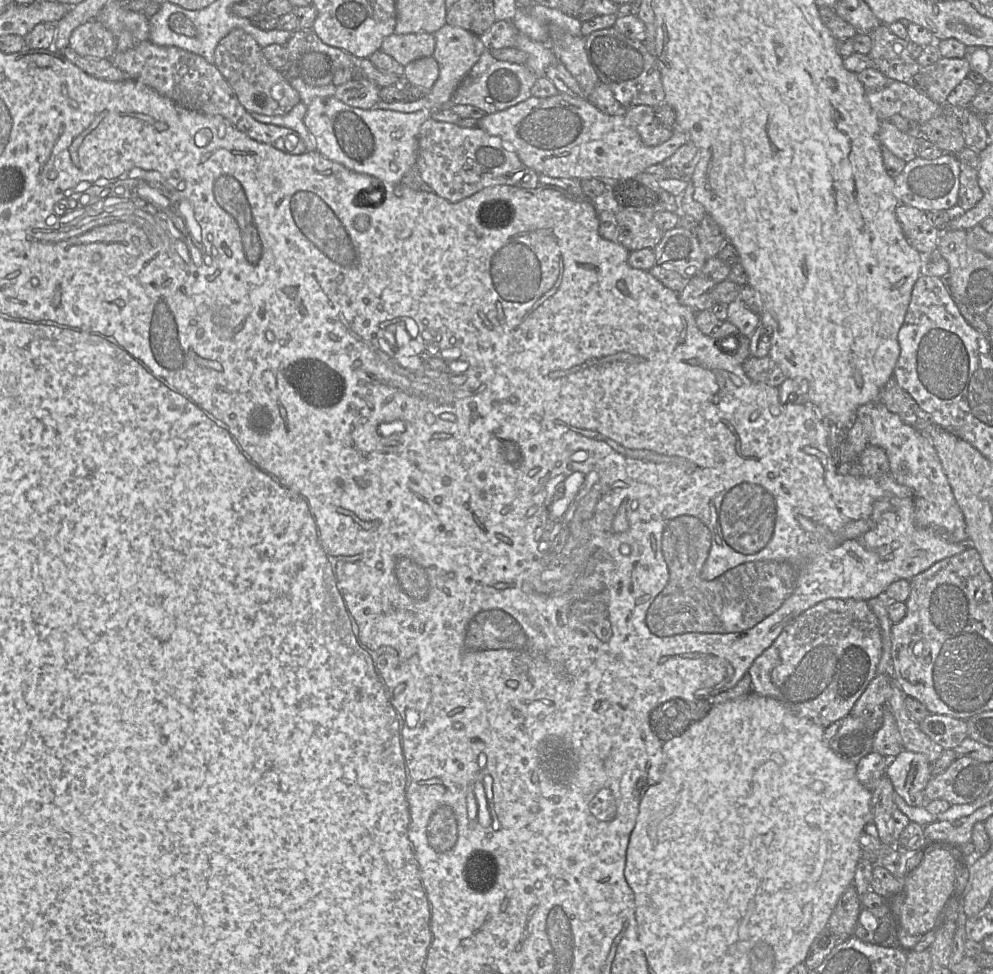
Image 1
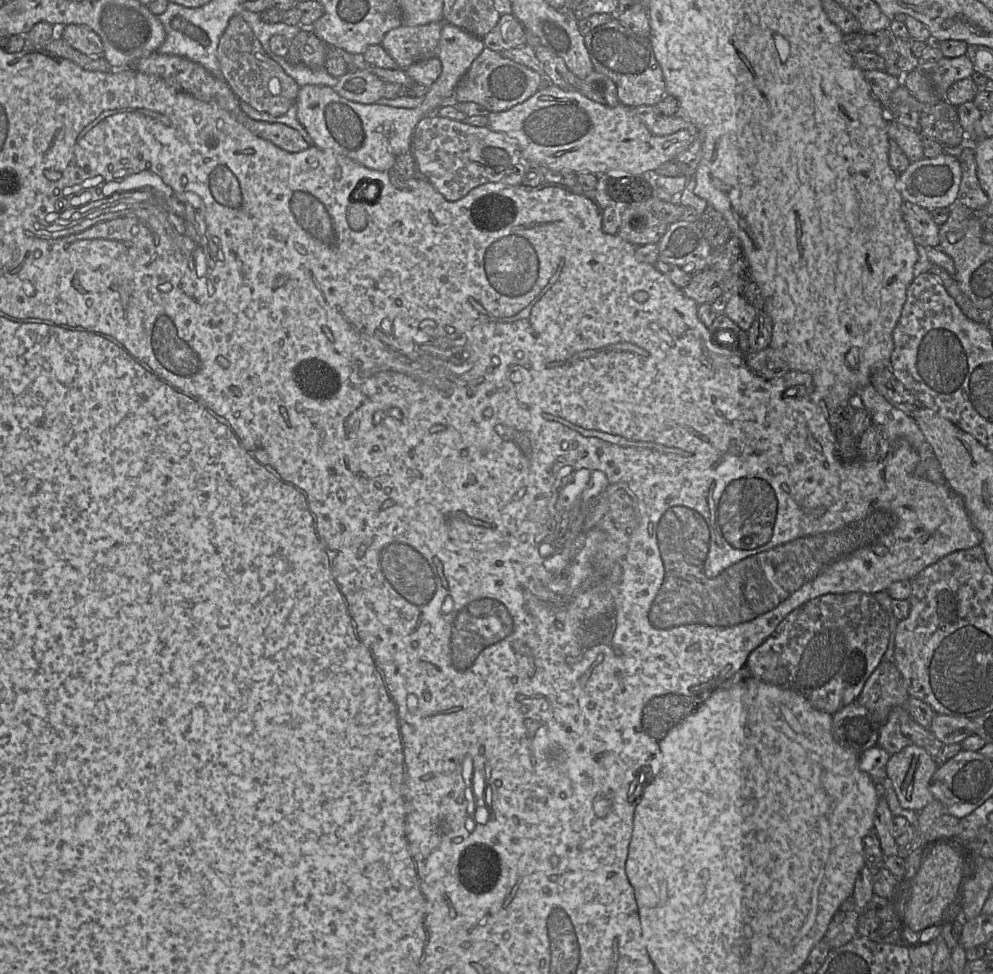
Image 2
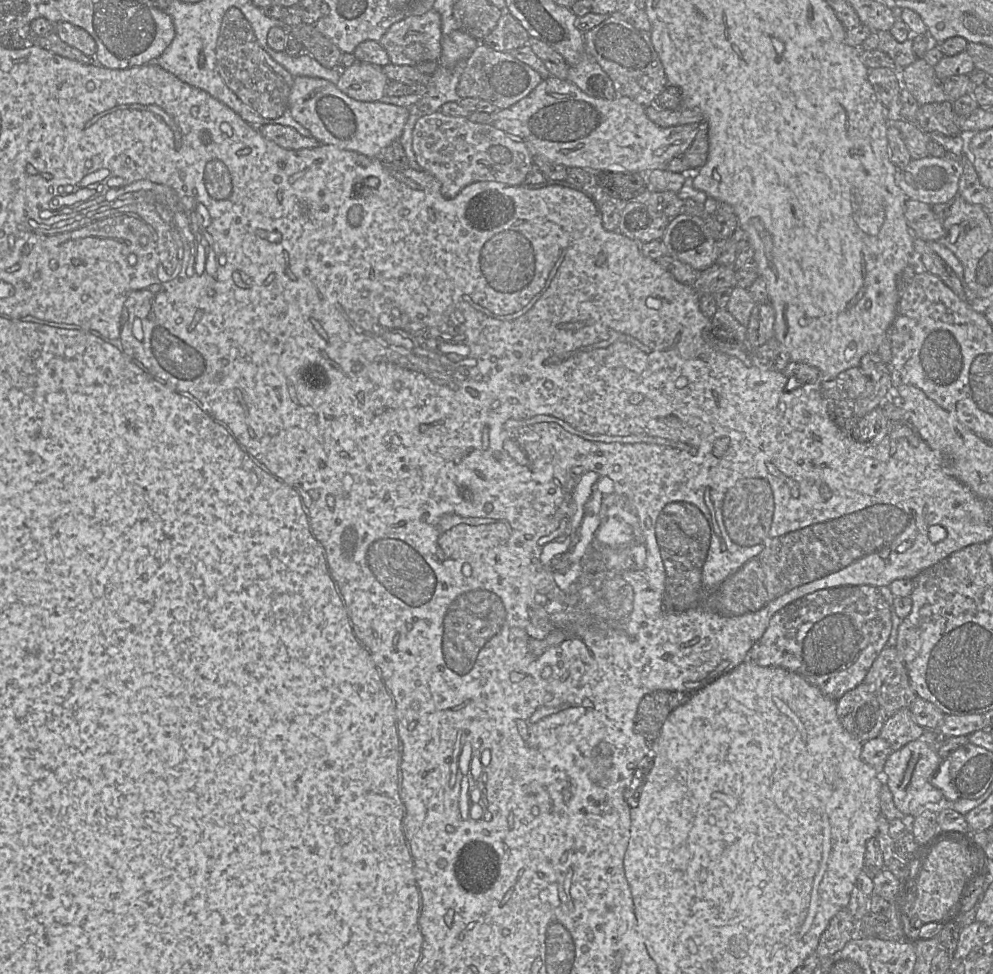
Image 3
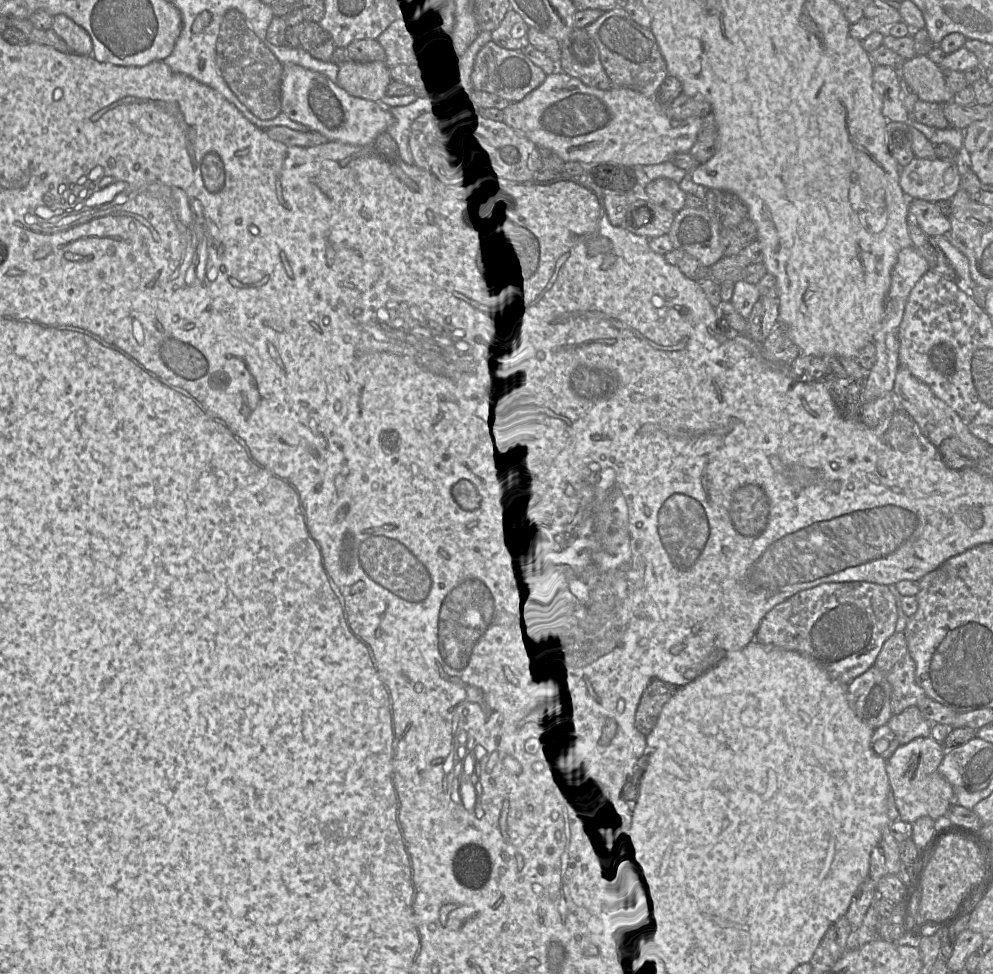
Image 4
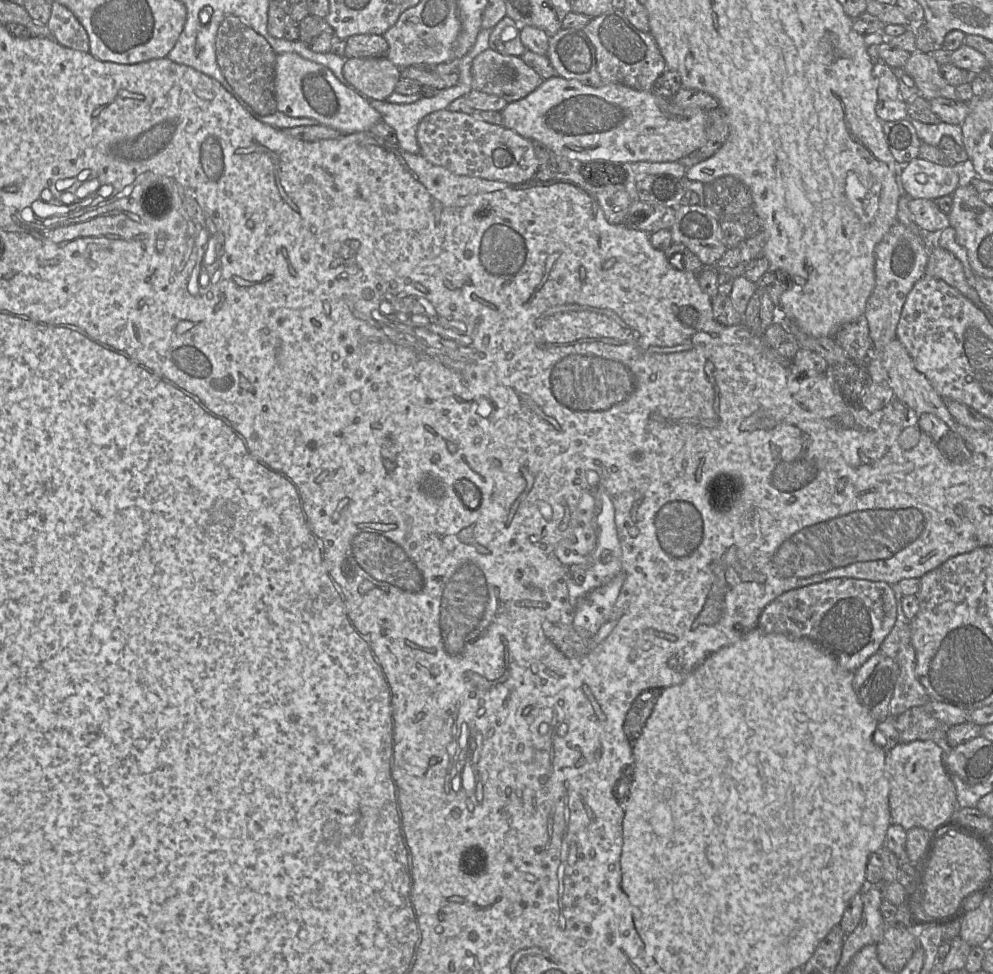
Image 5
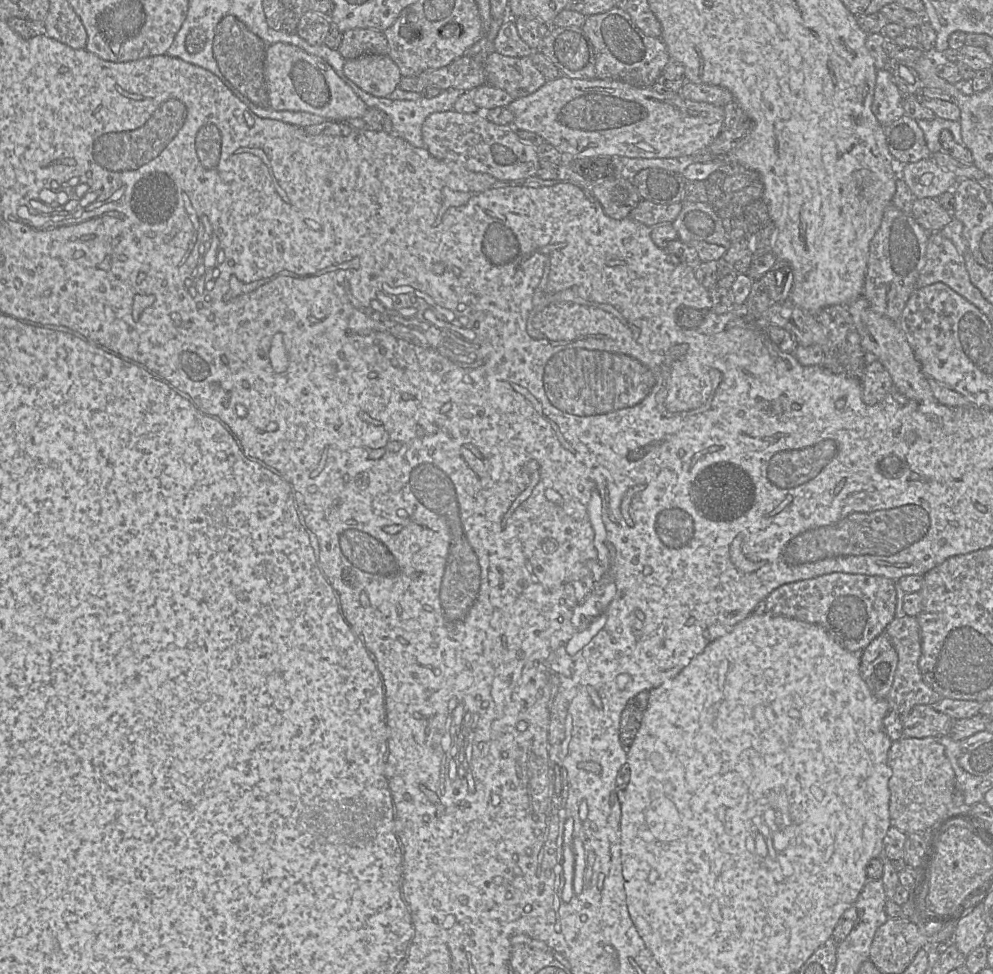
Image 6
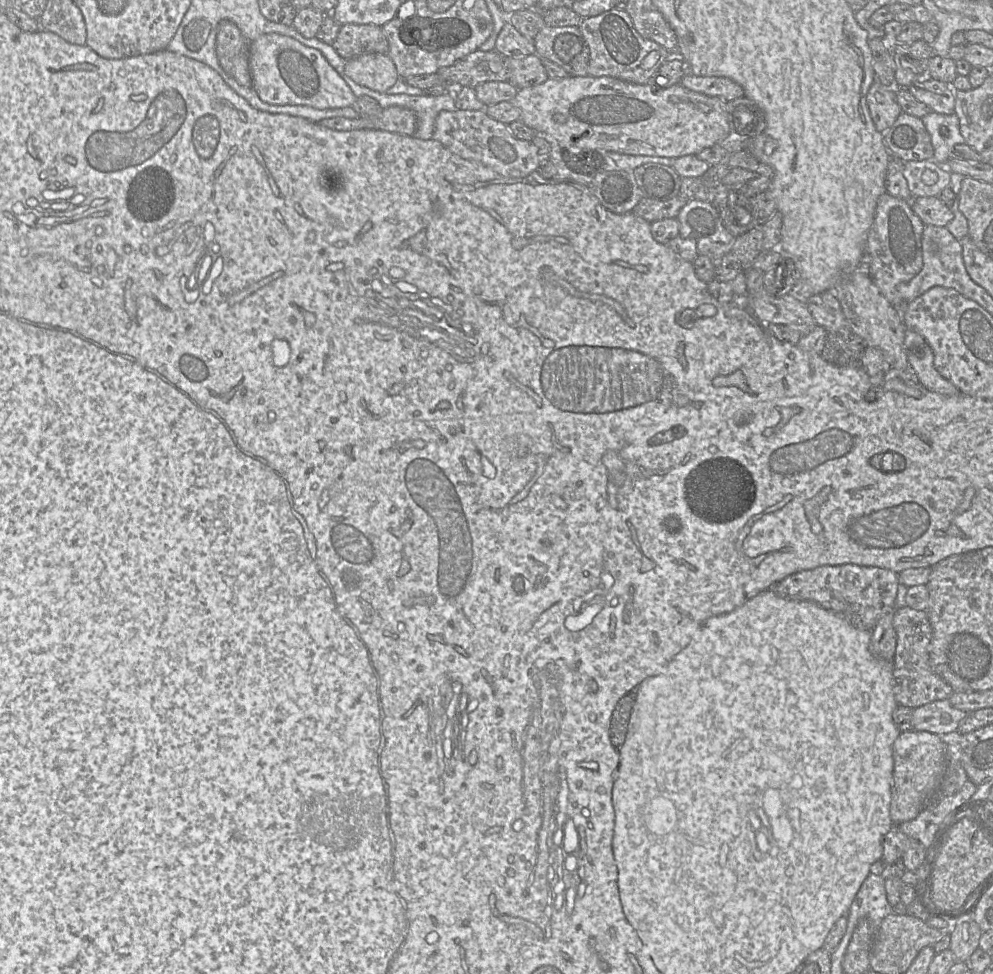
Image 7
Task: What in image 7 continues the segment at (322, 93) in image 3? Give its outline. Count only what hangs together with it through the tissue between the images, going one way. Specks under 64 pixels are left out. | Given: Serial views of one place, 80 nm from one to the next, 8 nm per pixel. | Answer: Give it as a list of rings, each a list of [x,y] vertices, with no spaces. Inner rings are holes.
[[[278,33],[262,34],[250,44],[252,87],[265,102],[274,105],[307,105],[318,109],[352,107],[356,95],[323,54]]]

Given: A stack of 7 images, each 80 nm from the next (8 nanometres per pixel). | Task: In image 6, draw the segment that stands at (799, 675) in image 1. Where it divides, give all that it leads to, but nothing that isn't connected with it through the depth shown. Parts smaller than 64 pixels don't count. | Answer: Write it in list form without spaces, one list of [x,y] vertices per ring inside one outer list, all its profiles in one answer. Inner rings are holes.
[[[834,572],[782,585],[760,606],[763,613],[817,625],[846,650],[862,653],[895,618],[895,581],[882,576]]]

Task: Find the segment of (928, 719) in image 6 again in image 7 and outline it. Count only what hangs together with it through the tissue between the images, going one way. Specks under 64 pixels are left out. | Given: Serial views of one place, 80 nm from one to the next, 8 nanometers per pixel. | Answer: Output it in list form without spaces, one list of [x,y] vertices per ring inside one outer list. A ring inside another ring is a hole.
[[[948,699],[937,700],[914,708],[912,729],[937,735],[957,731],[968,712],[952,706]]]

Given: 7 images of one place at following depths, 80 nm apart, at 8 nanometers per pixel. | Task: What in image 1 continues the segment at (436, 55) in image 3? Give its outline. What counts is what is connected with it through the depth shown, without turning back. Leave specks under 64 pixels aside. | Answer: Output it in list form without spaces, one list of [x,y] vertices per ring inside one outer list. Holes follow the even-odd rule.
[[[393,33],[383,40],[380,50],[400,65],[406,66],[419,58],[432,56],[435,50],[435,37],[431,33]]]

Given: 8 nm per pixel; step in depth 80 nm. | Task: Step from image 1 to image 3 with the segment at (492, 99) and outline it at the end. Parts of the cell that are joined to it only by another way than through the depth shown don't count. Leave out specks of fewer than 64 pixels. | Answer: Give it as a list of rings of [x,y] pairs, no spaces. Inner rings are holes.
[[[479,43],[466,60],[465,70],[457,86],[457,94],[460,98],[481,98],[499,109],[505,109],[526,97],[543,80],[537,71],[510,53],[495,51],[483,43]]]

